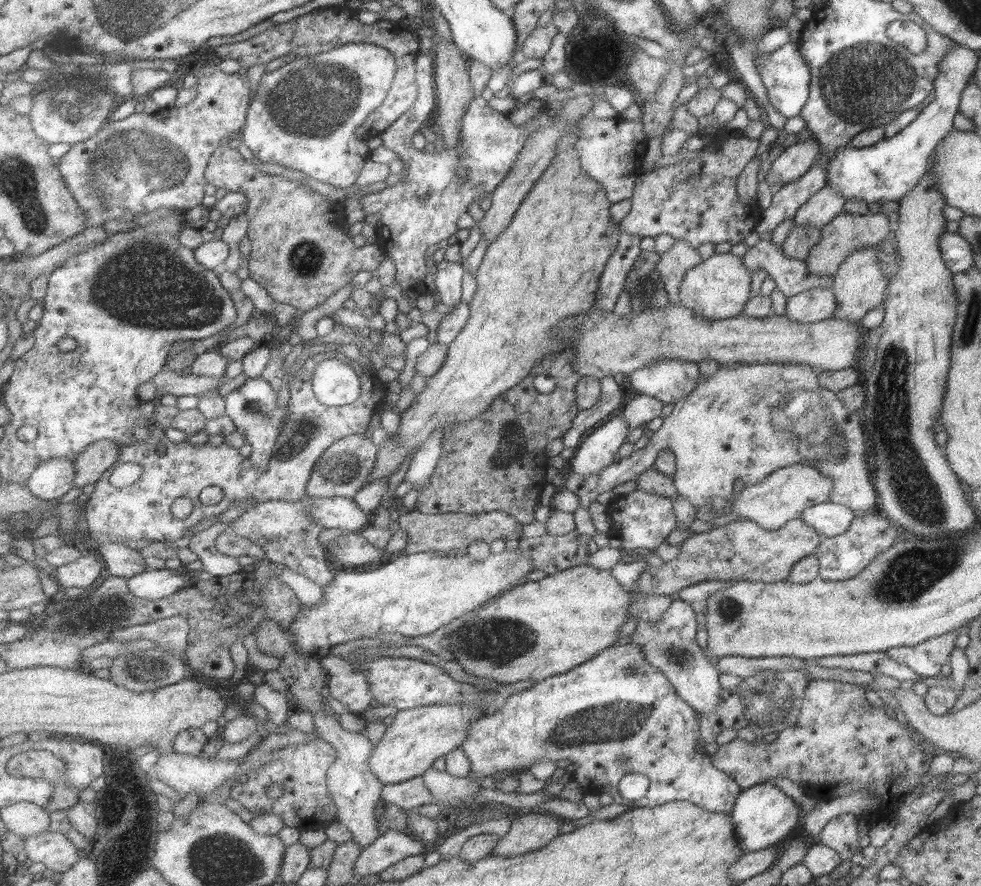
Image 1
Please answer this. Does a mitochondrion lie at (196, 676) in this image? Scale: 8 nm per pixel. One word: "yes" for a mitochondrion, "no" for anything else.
no

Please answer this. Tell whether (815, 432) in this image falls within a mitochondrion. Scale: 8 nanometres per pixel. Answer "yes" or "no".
yes

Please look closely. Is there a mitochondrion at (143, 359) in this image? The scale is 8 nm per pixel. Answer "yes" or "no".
no

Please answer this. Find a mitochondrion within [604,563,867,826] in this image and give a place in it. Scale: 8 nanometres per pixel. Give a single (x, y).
(764, 708)

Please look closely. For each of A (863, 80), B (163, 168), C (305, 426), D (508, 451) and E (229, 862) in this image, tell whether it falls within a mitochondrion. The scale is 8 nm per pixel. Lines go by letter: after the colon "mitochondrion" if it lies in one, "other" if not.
A: mitochondrion
B: mitochondrion
C: mitochondrion
D: mitochondrion
E: mitochondrion

